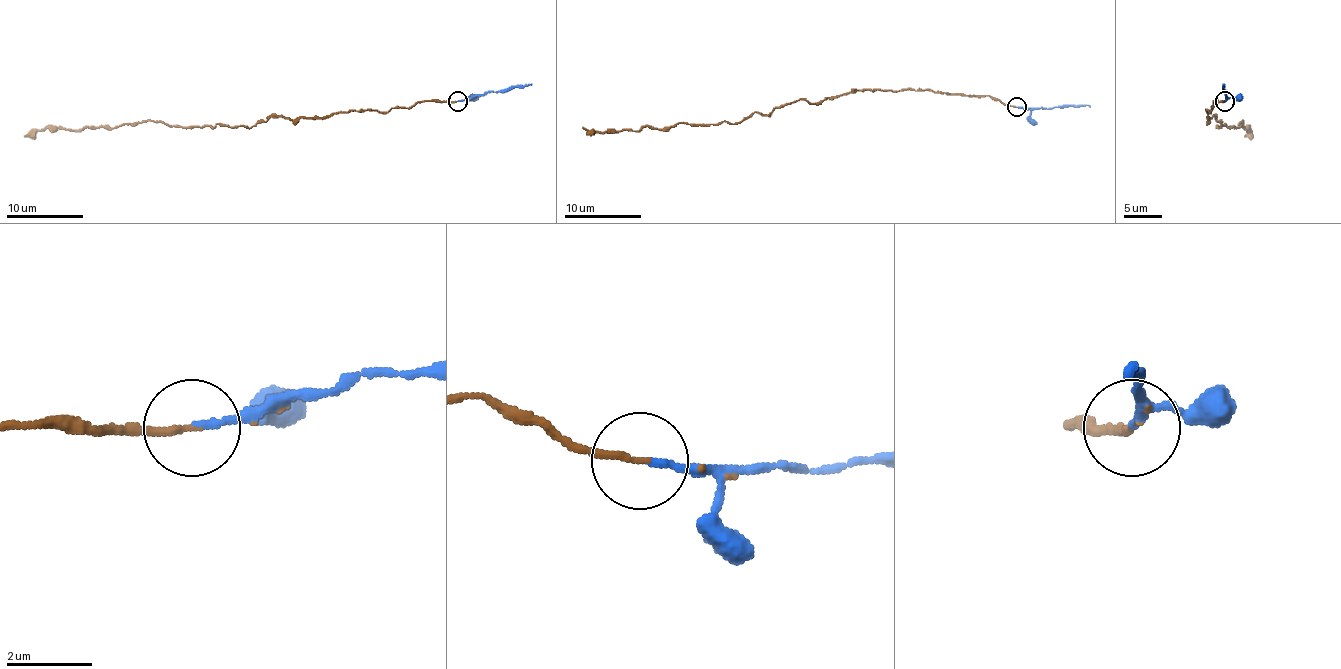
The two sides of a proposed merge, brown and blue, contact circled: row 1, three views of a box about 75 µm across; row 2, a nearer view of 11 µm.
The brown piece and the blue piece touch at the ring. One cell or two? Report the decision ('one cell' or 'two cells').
one cell

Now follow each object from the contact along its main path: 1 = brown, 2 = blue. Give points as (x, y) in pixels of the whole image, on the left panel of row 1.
1: (458, 101), (321, 118), (271, 116), (229, 127), (145, 120), (31, 129), (23, 137)
2: (458, 101), (531, 83)

